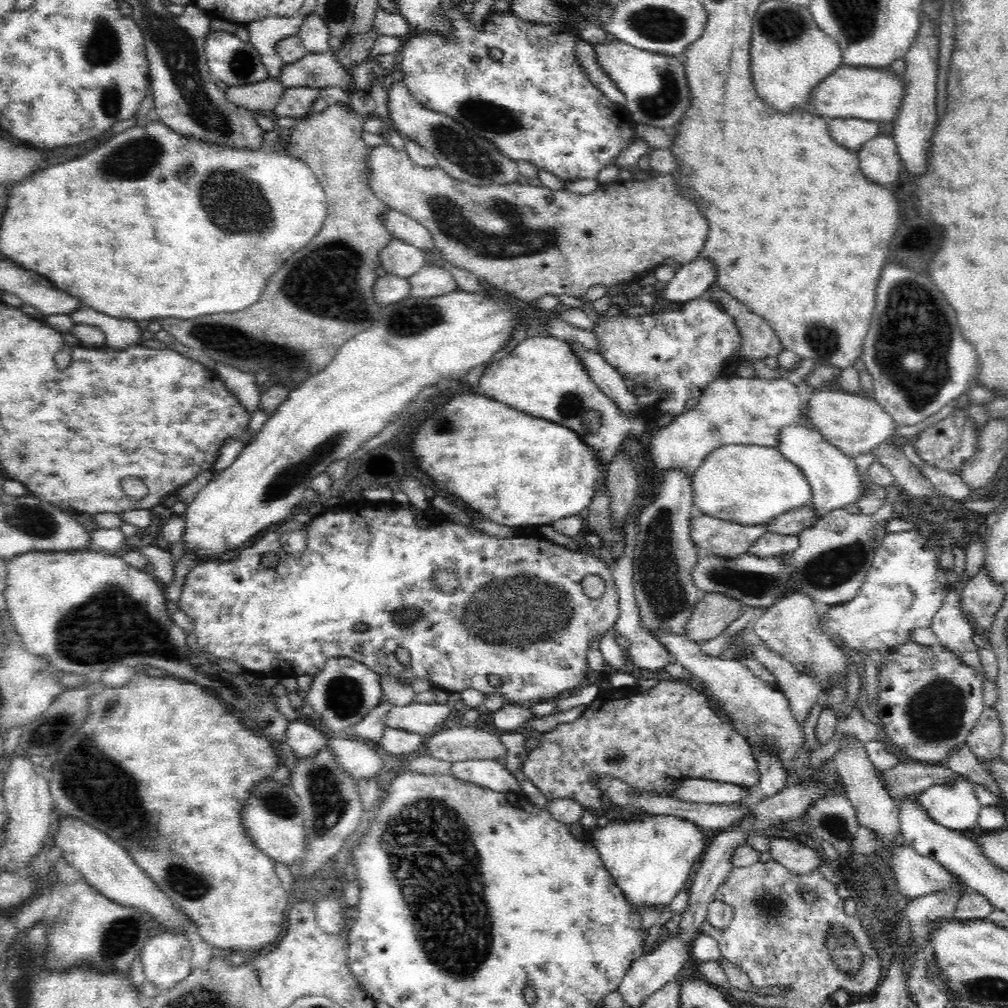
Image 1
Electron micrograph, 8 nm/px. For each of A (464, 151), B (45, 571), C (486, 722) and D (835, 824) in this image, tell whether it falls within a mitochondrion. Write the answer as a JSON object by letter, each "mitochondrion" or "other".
{"A":"mitochondrion","B":"other","C":"other","D":"mitochondrion"}

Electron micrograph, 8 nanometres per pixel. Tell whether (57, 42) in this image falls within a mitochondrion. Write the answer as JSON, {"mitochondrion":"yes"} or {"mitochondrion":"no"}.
{"mitochondrion":"no"}

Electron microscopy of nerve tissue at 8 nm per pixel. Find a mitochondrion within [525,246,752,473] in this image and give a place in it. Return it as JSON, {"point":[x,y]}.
{"point":[571,405]}

